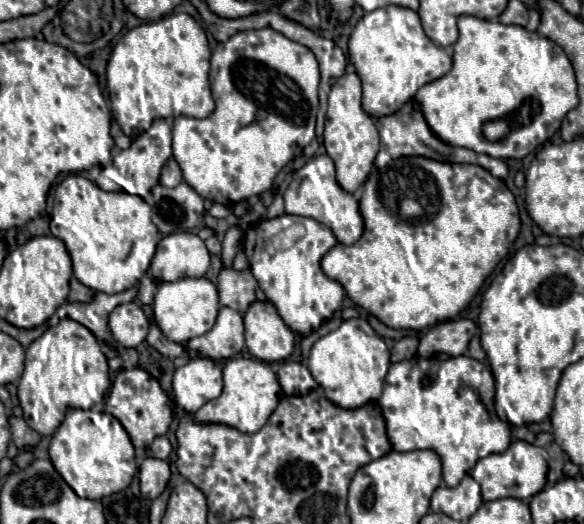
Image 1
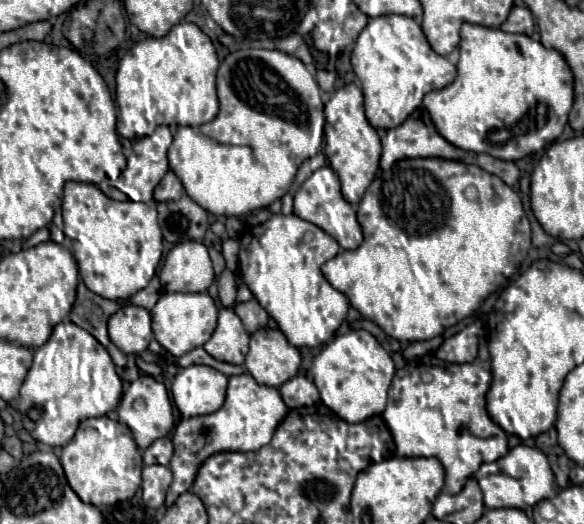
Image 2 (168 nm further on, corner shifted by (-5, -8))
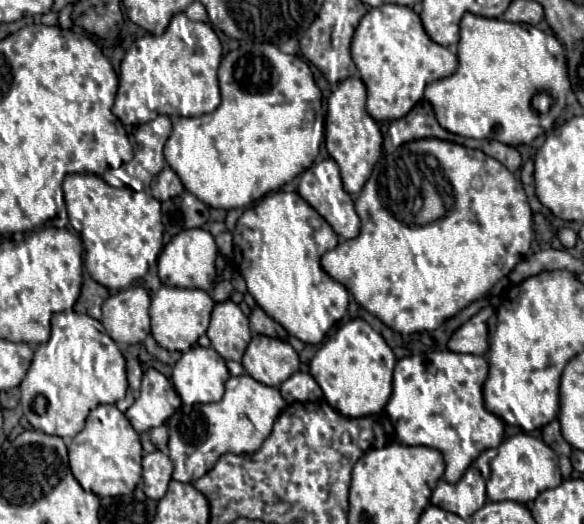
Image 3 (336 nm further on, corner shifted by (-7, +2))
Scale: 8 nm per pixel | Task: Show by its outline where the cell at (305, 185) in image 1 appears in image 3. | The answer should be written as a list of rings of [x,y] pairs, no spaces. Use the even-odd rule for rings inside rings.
[[[325,158],[319,164],[313,164],[311,168],[307,168],[301,174],[301,182],[299,182],[299,194],[331,224],[331,228],[341,236],[341,238],[355,238],[359,234],[359,216],[353,208],[353,200],[351,196],[343,190],[341,184],[341,176],[339,176],[339,168],[335,164],[333,158]]]

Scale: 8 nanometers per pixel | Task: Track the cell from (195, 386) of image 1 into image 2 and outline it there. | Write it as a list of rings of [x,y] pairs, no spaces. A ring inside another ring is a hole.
[[[209,366],[183,368],[171,386],[173,402],[183,418],[211,414],[225,402],[227,376]]]

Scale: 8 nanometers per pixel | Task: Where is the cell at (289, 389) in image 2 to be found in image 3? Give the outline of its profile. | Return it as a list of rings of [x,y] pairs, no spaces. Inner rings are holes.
[[[295,372],[291,378],[287,378],[281,386],[279,392],[287,404],[293,402],[315,402],[323,398],[323,392],[319,384],[305,372]]]

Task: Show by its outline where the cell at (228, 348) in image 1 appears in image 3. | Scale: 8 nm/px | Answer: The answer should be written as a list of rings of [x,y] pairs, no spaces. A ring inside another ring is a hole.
[[[231,300],[219,302],[211,312],[211,324],[207,328],[207,336],[211,340],[211,346],[225,360],[239,362],[251,340],[249,320],[235,302]]]

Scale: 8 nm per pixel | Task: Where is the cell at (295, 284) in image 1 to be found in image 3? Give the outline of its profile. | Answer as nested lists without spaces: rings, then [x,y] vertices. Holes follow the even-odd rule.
[[[279,190],[263,196],[257,206],[245,210],[245,214],[237,220],[233,232],[233,258],[239,266],[241,276],[245,278],[249,294],[265,310],[267,316],[271,316],[291,336],[299,338],[305,344],[319,344],[329,332],[329,328],[347,314],[349,304],[347,288],[335,282],[331,276],[327,276],[319,264],[323,252],[335,246],[333,238],[337,236],[329,228],[331,226],[299,196],[299,192]]]

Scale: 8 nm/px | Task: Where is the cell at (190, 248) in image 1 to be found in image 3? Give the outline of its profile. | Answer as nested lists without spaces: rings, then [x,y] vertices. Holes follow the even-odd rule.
[[[183,230],[177,236],[171,238],[169,244],[165,244],[163,252],[159,254],[159,278],[167,286],[179,286],[179,288],[199,288],[205,292],[211,292],[213,280],[215,280],[215,258],[217,258],[217,246],[215,238],[203,230]]]

